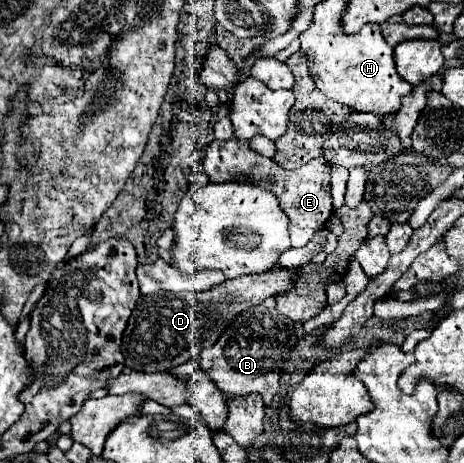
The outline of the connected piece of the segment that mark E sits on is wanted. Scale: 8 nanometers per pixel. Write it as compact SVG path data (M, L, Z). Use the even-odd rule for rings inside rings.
M229 138L229 140L213 140L207 146L203 168L211 178L211 182L227 182L227 180L237 180L237 176L245 176L247 182L251 182L253 186L277 194L281 208L289 216L291 246L295 248L305 246L315 236L315 232L325 228L327 220L331 218L333 206L331 206L331 186L329 186L329 164L323 156L311 160L299 170L285 170L273 158L255 152L247 140Z

